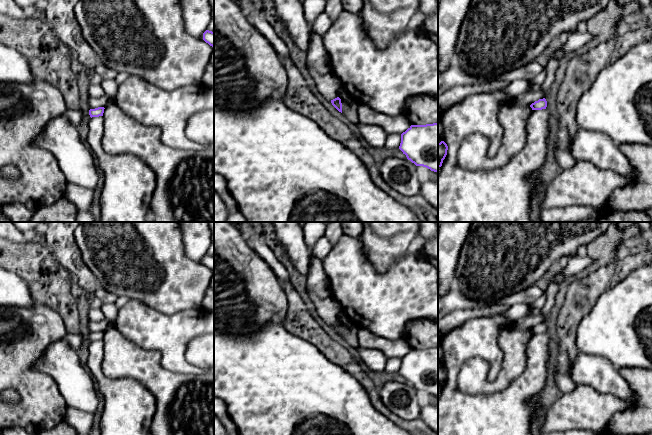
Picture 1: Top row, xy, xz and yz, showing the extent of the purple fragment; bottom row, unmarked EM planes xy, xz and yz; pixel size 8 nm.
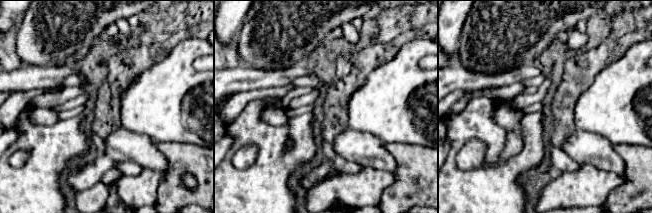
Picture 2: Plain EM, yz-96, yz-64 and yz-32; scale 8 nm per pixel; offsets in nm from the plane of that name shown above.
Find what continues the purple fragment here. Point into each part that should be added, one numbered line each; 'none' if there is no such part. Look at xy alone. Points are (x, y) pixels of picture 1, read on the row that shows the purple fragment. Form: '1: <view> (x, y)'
1: xy (103, 101)

